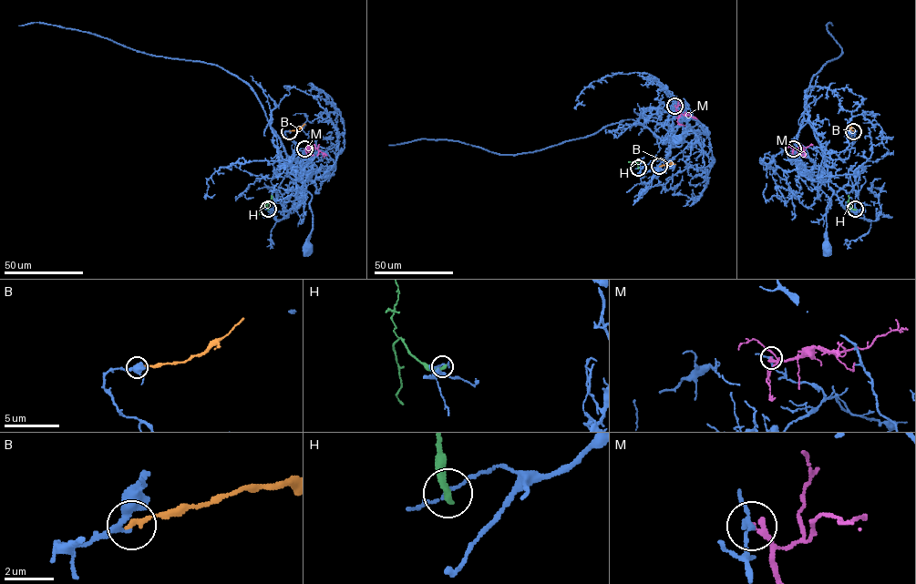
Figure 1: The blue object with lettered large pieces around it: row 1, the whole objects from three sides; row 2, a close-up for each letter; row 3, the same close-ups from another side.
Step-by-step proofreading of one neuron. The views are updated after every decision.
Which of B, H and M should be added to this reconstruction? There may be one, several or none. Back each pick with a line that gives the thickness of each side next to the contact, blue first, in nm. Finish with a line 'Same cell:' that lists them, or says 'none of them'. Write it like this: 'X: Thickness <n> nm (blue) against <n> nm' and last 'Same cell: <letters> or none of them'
B: Thickness 170 nm (blue) against 200 nm
Same cell: B

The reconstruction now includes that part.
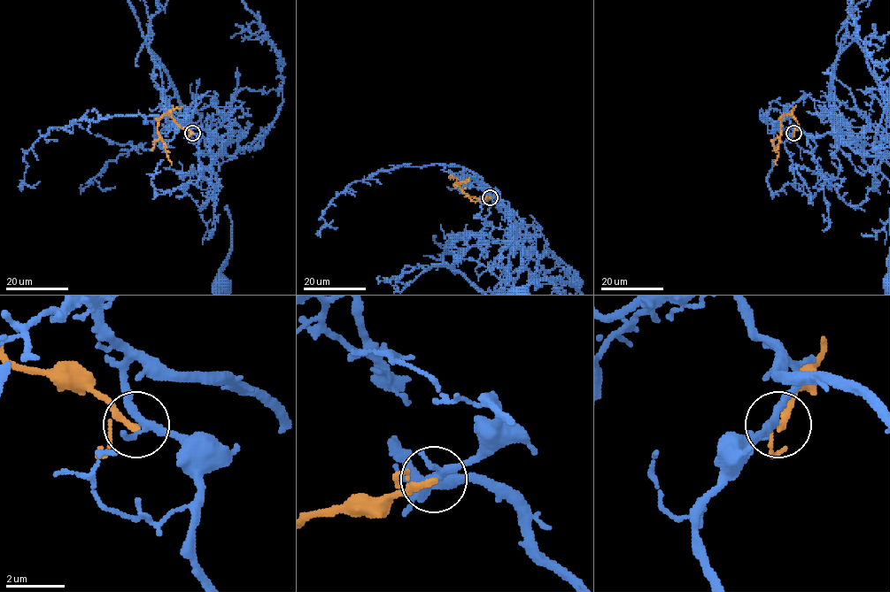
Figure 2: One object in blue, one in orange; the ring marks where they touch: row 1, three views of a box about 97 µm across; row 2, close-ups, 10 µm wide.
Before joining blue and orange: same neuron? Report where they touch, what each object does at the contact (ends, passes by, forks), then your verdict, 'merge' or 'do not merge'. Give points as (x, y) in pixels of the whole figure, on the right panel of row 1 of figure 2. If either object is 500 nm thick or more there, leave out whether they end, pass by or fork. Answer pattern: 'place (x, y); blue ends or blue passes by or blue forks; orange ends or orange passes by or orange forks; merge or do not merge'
place (793, 133); blue forks; orange passes by; do not merge

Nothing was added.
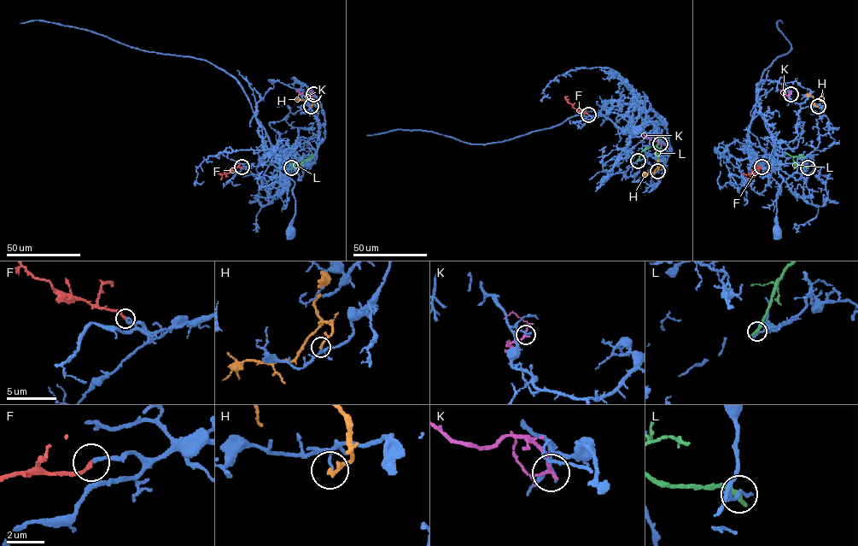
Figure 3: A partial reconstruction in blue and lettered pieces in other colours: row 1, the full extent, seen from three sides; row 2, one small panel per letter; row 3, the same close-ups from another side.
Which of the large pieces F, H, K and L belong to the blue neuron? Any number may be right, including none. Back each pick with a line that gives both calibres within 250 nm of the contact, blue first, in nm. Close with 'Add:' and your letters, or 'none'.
F: 200 nm thick on the blue side, 200 nm on the other
Add: F

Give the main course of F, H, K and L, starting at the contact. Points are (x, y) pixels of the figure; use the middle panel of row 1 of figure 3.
F: (588, 114), (575, 108), (565, 98), (568, 96)
H: (657, 171), (658, 167), (653, 173), (644, 173), (645, 176), (648, 174)
K: (660, 143), (643, 133)
L: (638, 161), (640, 153), (647, 148), (656, 146), (659, 149), (659, 155), (656, 152)

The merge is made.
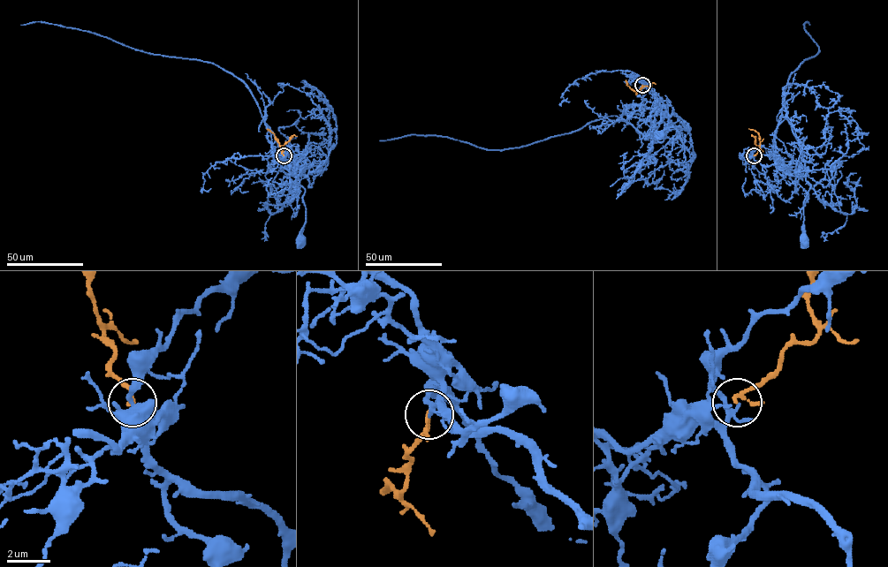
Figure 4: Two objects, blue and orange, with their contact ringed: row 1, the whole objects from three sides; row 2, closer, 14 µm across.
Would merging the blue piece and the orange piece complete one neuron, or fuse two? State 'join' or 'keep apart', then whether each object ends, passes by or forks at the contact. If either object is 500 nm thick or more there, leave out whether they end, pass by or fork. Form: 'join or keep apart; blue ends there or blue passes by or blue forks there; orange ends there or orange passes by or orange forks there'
join; blue forks there; orange passes by

